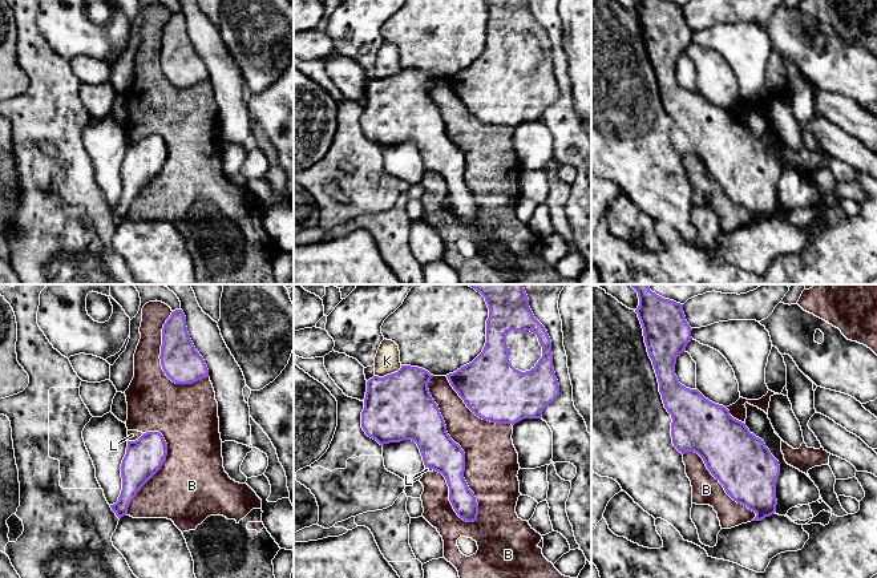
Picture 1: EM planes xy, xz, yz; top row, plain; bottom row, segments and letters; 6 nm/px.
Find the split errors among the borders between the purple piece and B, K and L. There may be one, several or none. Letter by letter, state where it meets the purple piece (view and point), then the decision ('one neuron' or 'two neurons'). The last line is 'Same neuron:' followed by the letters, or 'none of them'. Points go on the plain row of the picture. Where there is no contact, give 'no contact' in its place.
B: meets purple in xz at (461, 152); two neurons
K: meets purple in xz at (388, 77); two neurons
L: meets purple in xy at (136, 142); two neurons
Same neuron: none of them

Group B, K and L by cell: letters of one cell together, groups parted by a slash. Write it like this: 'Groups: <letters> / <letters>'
Groups: B L / K

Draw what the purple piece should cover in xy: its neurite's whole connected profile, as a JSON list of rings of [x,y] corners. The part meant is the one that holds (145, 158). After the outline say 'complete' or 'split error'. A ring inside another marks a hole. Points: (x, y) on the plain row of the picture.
[[[146,134],[136,144],[128,144],[121,166],[122,193],[118,203],[110,207],[118,221],[128,217],[132,202],[161,171],[167,158],[167,146],[159,134]]]; complete

